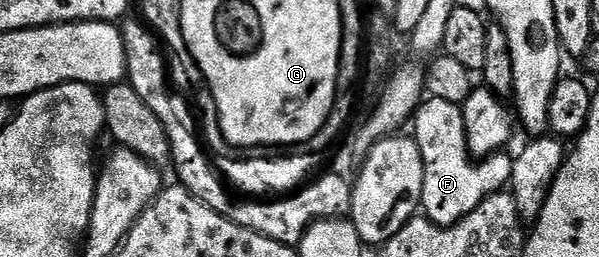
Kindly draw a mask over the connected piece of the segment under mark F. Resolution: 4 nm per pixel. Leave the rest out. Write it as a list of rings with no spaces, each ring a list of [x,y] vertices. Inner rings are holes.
[[[427,97],[419,102],[412,119],[412,137],[418,143],[420,156],[424,160],[424,192],[421,213],[438,226],[451,226],[468,212],[475,210],[490,194],[507,189],[512,176],[513,157],[499,152],[488,158],[475,160],[466,147],[466,133],[462,107],[448,104],[448,100]]]

